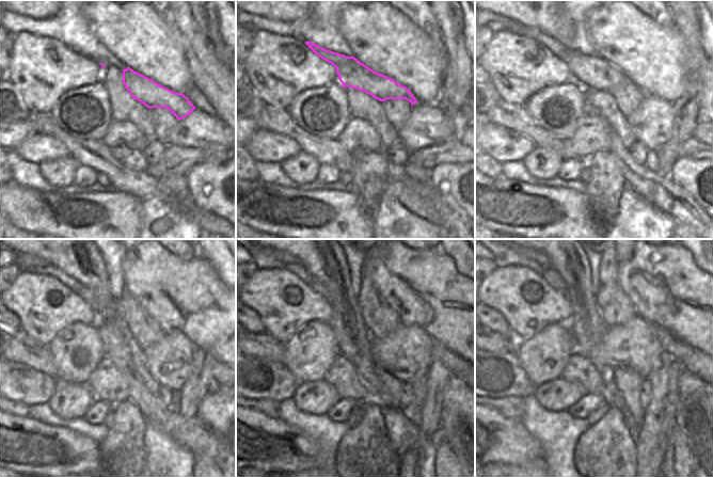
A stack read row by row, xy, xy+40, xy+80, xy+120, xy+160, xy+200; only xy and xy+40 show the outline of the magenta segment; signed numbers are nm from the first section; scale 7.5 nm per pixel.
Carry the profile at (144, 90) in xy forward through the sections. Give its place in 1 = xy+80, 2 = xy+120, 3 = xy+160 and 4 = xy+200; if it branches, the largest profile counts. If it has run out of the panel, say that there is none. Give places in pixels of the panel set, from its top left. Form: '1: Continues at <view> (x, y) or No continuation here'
1: Continues at xy+80 (592, 72)
2: Continues at xy+120 (106, 306)
3: Continues at xy+160 (313, 282)
4: Continues at xy+200 (555, 281)

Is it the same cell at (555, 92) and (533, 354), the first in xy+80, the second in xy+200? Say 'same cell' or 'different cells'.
same cell

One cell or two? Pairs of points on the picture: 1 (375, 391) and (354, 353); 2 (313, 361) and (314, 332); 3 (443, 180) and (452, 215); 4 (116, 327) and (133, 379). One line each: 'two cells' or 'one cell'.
1: one cell
2: one cell
3: two cells
4: one cell

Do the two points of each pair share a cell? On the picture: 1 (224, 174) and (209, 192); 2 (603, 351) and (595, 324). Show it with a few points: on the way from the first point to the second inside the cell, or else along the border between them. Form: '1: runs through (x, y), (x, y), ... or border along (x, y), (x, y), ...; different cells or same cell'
1: runs through (223, 178), (214, 188); same cell
2: border along (607, 328), (602, 338), (586, 355); different cells

